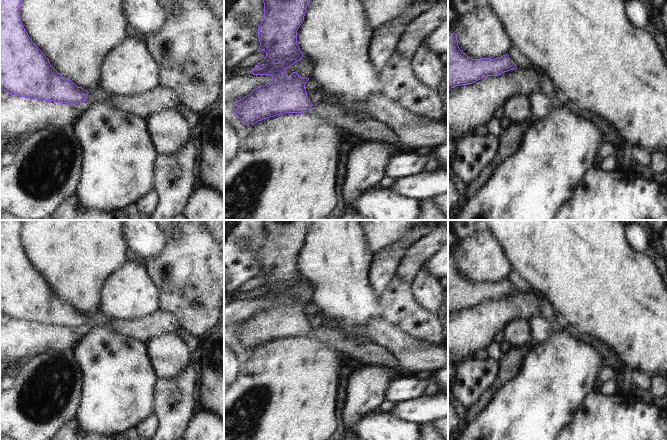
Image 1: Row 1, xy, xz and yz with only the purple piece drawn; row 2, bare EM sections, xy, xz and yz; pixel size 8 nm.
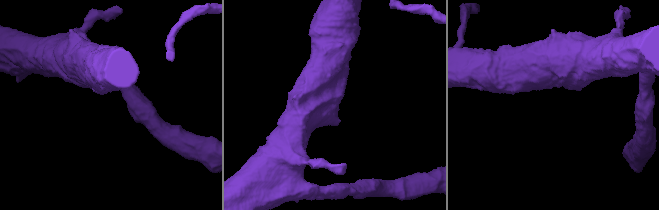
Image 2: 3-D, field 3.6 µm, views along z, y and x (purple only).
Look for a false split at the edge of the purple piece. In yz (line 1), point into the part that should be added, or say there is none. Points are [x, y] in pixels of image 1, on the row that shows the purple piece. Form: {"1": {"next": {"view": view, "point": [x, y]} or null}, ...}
{"1": {"next": null}}

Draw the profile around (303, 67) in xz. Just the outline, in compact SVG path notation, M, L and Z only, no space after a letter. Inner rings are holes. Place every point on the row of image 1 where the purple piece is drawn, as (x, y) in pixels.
M303 55L301 60L295 62L293 65L282 72L284 71L288 76L293 72L297 72L301 77L309 78L311 71L311 61Z

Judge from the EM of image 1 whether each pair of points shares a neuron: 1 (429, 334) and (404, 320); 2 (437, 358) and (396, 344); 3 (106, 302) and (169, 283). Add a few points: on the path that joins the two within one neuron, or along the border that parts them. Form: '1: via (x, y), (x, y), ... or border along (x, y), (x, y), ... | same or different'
1: via (423, 328), (415, 328), (410, 323) | same
2: via (427, 358), (411, 355), (406, 350) | same
3: border along (143, 266), (147, 277), (157, 291), (159, 309) | different

